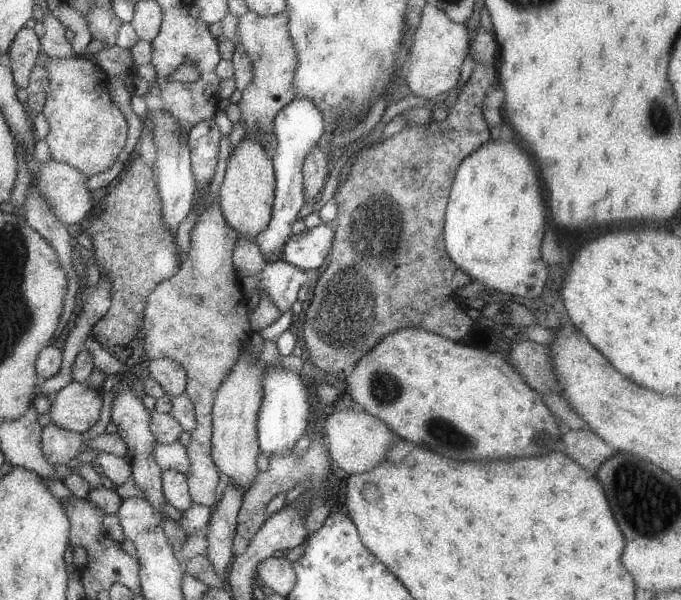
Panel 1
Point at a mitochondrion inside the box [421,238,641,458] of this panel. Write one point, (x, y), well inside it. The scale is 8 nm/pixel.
(446, 435)

